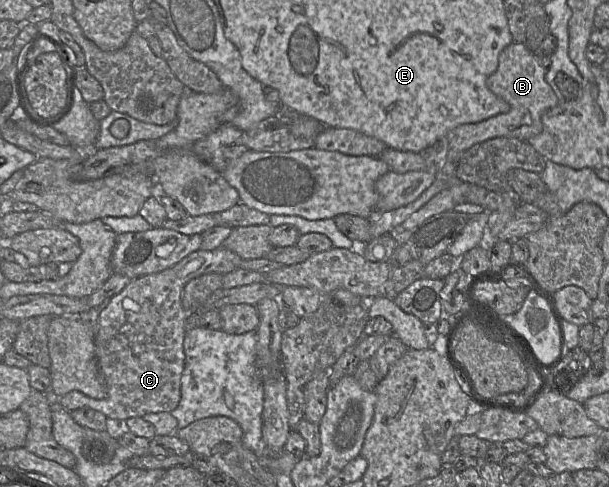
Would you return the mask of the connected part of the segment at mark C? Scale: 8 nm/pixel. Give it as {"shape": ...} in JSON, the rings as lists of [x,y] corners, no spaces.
{"shape":[[[224,248],[197,250],[174,266],[150,275],[133,279],[108,306],[100,313],[95,332],[95,353],[98,369],[106,388],[104,399],[94,399],[79,391],[70,391],[58,398],[66,410],[91,408],[103,413],[107,418],[127,420],[143,417],[147,413],[171,412],[177,408],[181,399],[181,376],[185,368],[185,320],[182,307],[182,293],[185,285],[192,279],[209,273],[225,275],[240,268],[243,259]]]}

